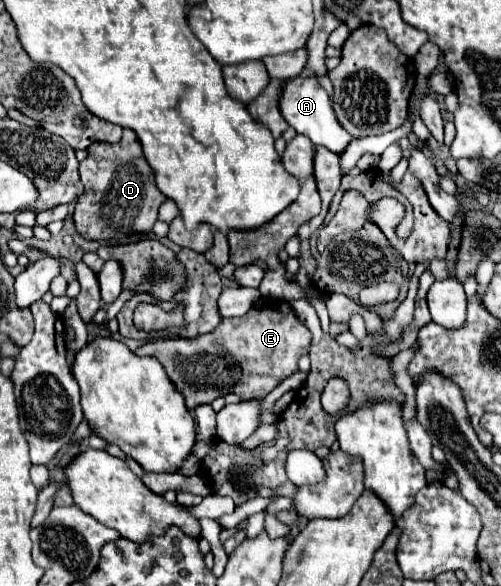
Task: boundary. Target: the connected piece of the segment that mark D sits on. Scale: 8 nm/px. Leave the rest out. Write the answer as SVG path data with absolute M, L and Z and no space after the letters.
M123 129L123 139L119 143L93 143L87 151L87 159L79 165L85 193L77 199L73 213L77 231L87 239L105 243L127 243L123 237L129 233L151 231L165 195L155 187L155 175L143 155L137 135L131 129Z

